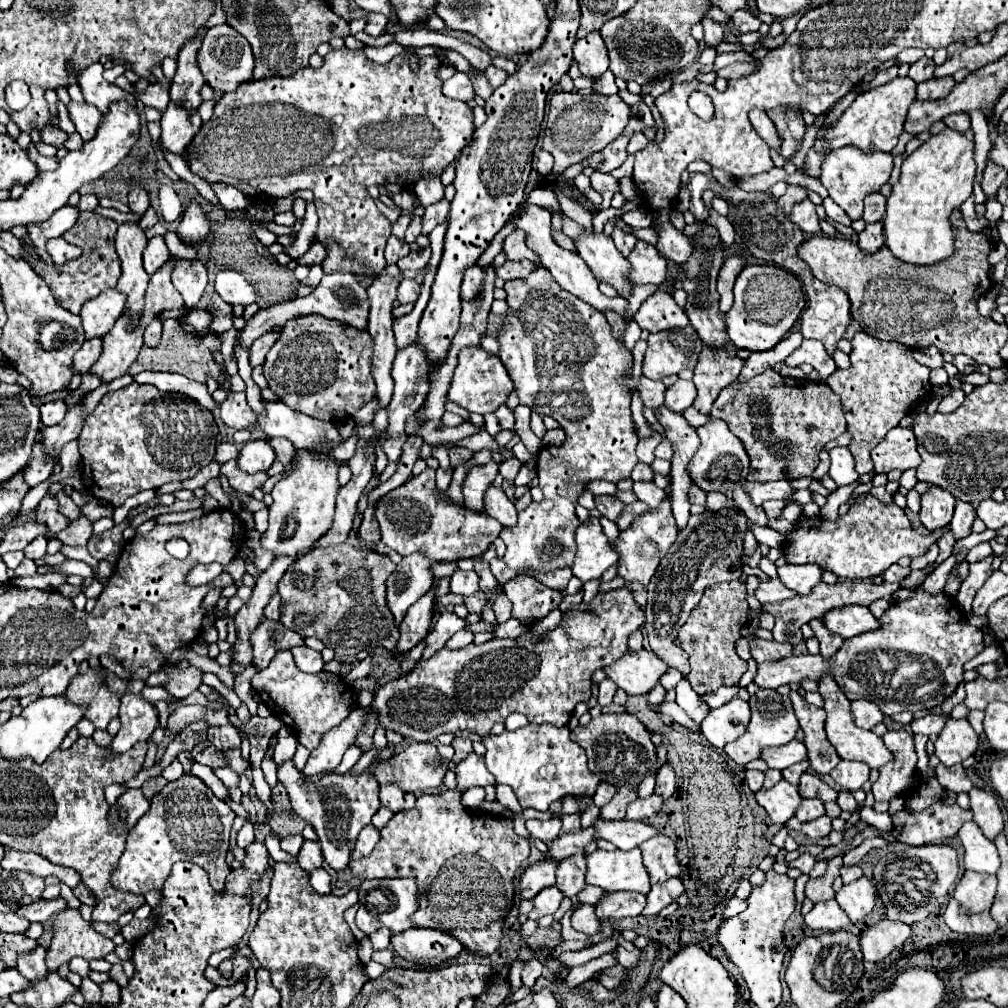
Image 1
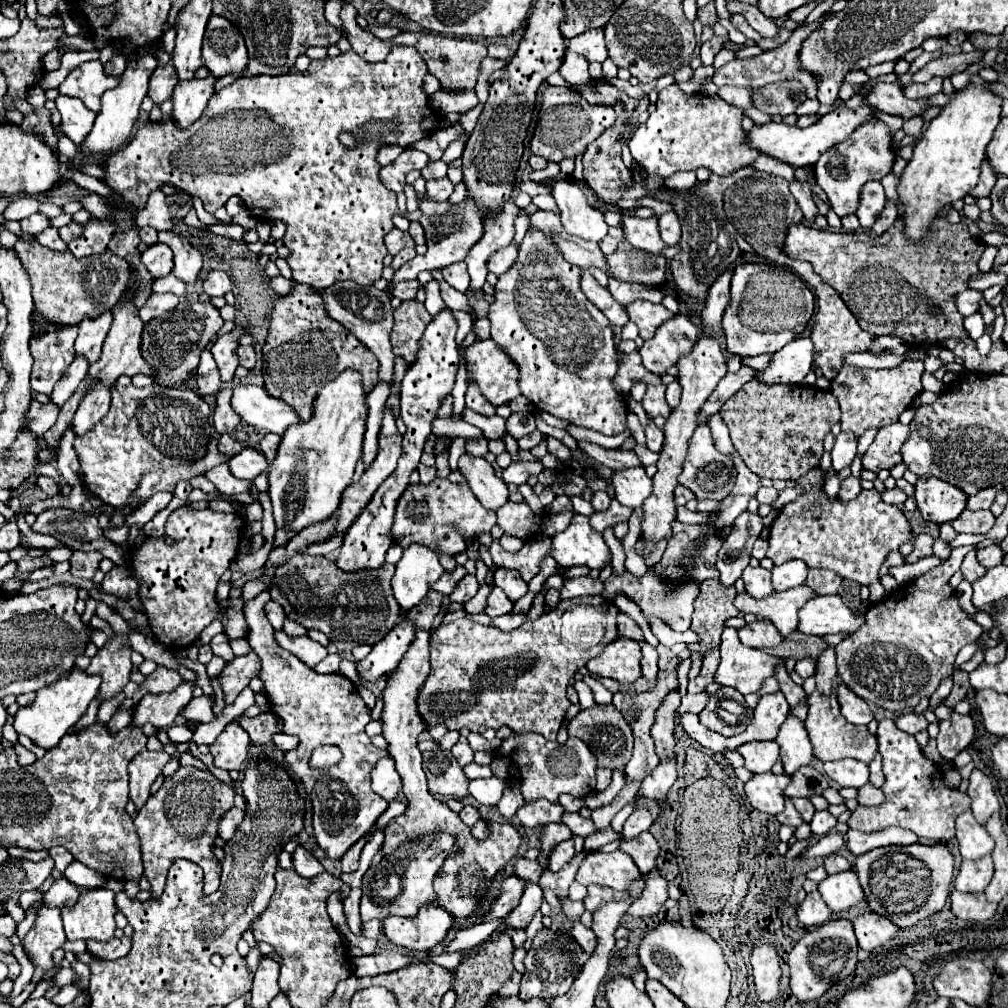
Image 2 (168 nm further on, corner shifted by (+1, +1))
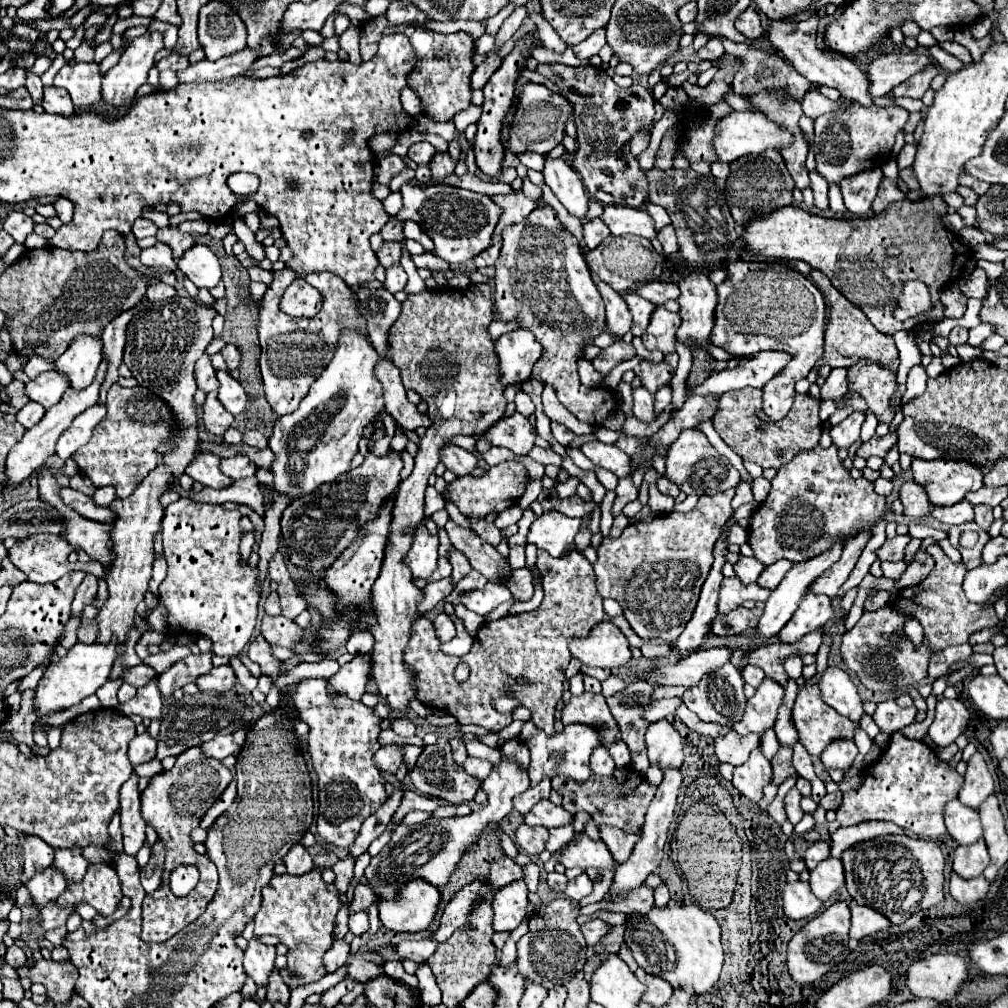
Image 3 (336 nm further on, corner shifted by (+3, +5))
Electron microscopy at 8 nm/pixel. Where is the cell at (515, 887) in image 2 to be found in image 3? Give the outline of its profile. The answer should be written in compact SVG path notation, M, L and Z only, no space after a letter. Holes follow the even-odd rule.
M475 881L471 885L461 887L451 897L451 901L445 905L445 911L441 915L441 921L439 921L439 927L437 927L437 931L433 933L431 939L437 941L437 943L445 943L455 929L467 925L469 923L467 917L473 911L475 901L479 899L479 895L487 895L489 891L493 891L493 889L487 883L481 883L481 881Z

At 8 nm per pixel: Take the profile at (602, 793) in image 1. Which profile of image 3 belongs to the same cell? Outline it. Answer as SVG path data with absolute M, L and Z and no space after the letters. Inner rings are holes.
M597 747L591 753L591 769L595 775L601 775L601 777L609 777L613 773L615 763L613 763L613 759L605 747Z

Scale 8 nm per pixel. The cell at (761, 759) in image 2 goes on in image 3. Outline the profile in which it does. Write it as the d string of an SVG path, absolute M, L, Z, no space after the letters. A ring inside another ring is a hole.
M731 729L727 735L715 737L715 755L723 763L741 765L747 761L753 749L759 749L759 737L755 733L739 735L737 731Z

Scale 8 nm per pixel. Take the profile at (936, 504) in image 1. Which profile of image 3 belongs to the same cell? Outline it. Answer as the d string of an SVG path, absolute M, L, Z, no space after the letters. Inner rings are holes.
M913 459L911 469L913 469L915 481L925 487L929 501L933 505L953 505L953 503L961 501L969 491L977 491L983 487L983 469L975 469L975 465L969 465L967 461L921 461L921 459Z

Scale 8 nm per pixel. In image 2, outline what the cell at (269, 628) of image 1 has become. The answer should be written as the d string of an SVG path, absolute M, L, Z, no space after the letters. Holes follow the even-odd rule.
M253 651L247 655L235 657L221 675L221 687L225 693L225 703L233 703L235 697L249 685L253 677L259 673L259 657L255 657Z

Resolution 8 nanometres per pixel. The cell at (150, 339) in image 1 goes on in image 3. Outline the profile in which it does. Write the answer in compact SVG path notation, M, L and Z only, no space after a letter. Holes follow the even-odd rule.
M155 283L155 285L149 285L149 289L147 289L149 301L165 301L169 297L175 297L175 287L171 287L171 285Z

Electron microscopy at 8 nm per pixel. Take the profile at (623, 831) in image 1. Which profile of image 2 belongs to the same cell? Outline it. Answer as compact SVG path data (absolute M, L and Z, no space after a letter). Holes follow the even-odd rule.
M563 813L563 823L569 825L569 829L573 831L573 835L577 833L581 837L589 837L589 835L593 835L593 833L599 831L595 827L593 819L585 819L585 817L577 815L577 813Z

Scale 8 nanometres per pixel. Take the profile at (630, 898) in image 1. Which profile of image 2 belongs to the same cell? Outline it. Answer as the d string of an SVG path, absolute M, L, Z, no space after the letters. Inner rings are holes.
M591 885L587 887L587 897L585 897L585 909L595 913L595 909L599 909L599 905L607 903L607 901L627 901L627 893L619 893L619 891L613 891L613 889L607 889L607 887L597 887L597 885Z

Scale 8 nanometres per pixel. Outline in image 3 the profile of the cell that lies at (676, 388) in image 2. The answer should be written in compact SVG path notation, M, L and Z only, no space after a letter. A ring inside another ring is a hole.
M663 385L663 387L655 393L655 403L653 403L655 413L659 415L669 403L671 403L671 387L669 387L669 385Z

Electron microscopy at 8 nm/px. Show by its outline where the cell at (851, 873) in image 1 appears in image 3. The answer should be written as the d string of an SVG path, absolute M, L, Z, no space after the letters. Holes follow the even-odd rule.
M819 839L819 841L815 841L813 845L807 847L807 851L803 855L803 861L805 861L807 869L811 871L811 869L815 869L819 865L819 861L823 861L827 857L829 857L829 843L825 843L825 841Z

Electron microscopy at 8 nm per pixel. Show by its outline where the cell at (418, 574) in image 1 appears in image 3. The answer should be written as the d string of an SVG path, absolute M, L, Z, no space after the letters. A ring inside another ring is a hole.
M419 525L419 529L413 535L413 545L403 559L403 563L411 569L415 579L419 579L419 577L425 579L435 571L435 567L437 567L437 547L439 547L437 535L429 533L425 525Z

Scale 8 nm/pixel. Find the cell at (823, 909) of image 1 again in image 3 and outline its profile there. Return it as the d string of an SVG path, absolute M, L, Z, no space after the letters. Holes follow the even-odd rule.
M795 881L783 887L783 911L789 919L809 919L821 911L823 903L813 897L809 883Z

